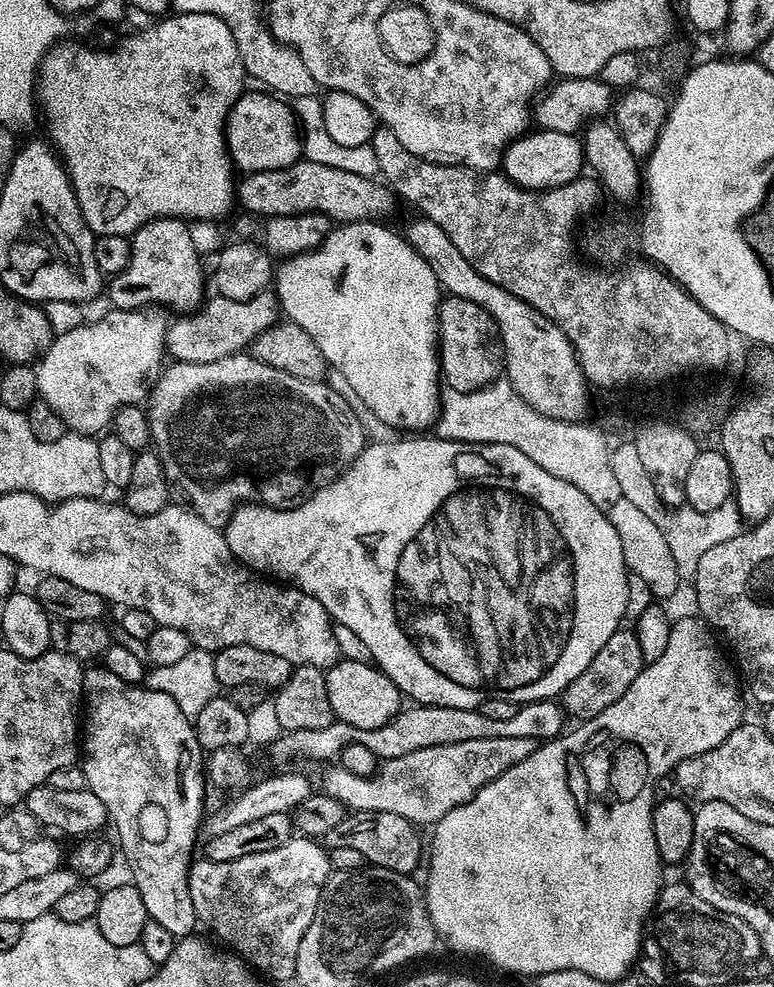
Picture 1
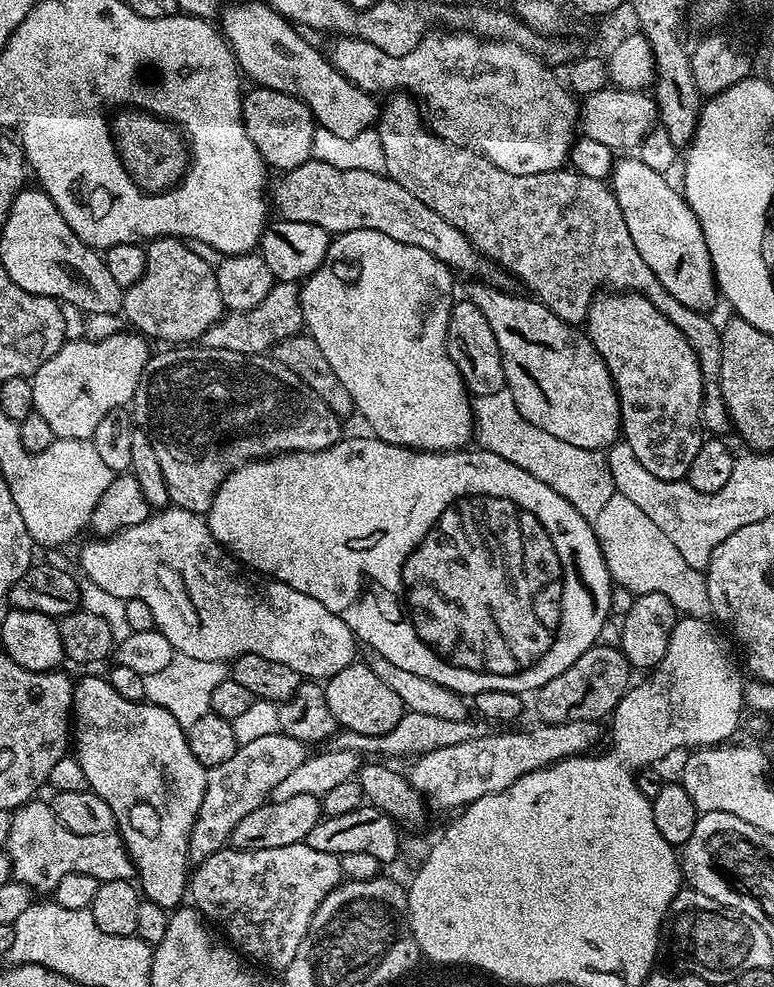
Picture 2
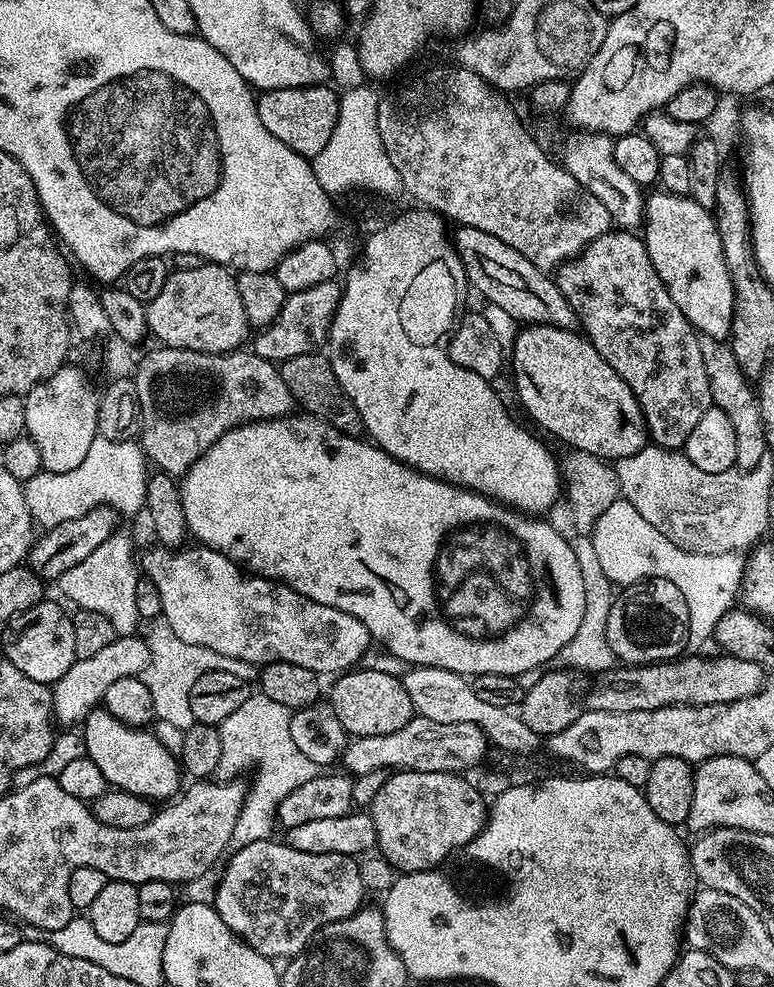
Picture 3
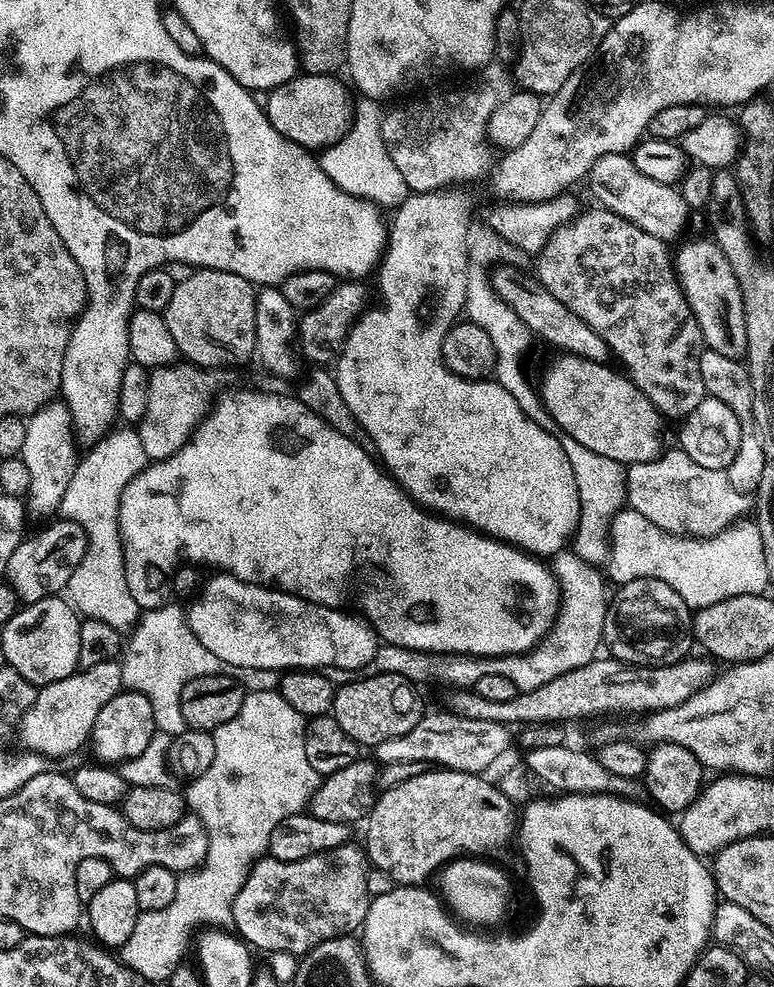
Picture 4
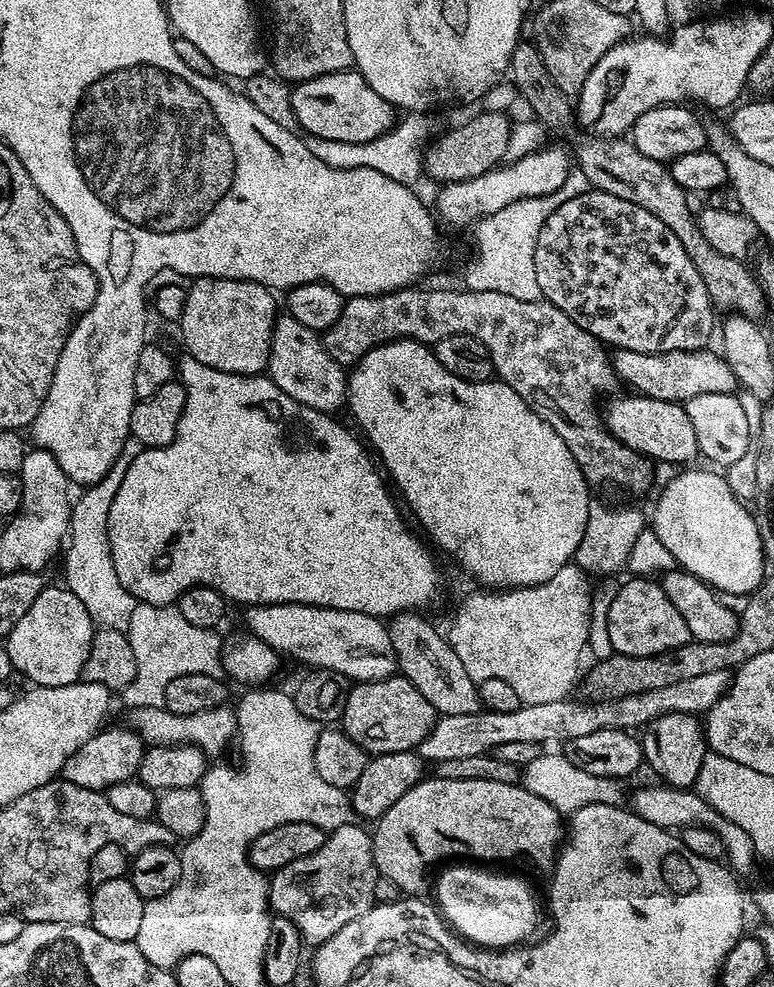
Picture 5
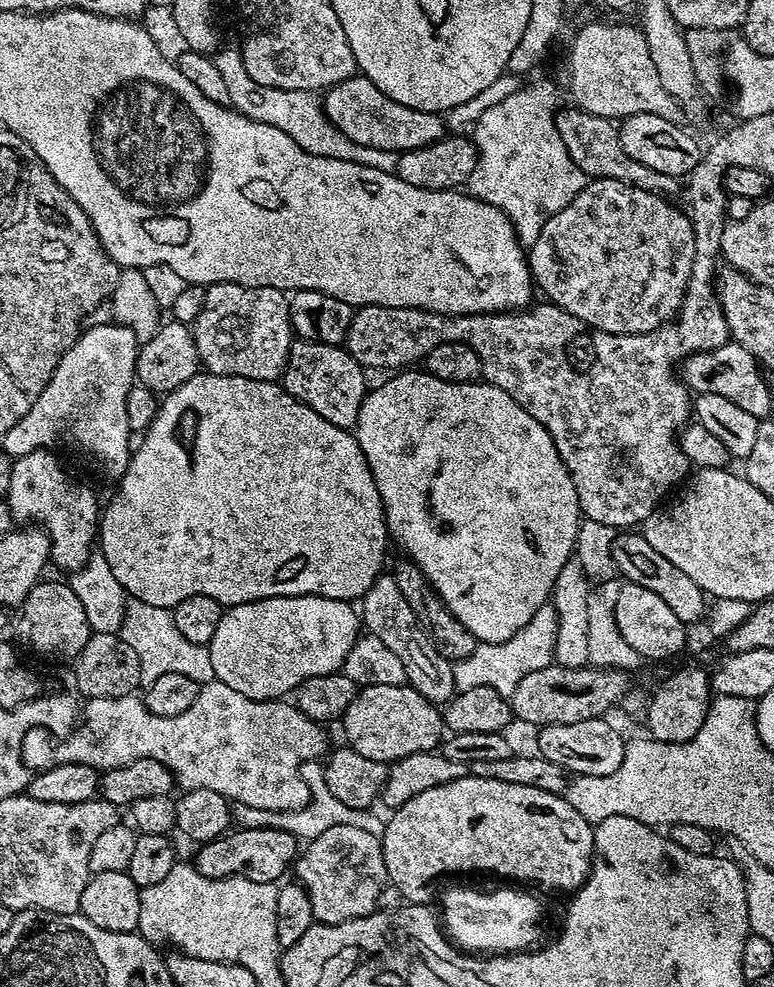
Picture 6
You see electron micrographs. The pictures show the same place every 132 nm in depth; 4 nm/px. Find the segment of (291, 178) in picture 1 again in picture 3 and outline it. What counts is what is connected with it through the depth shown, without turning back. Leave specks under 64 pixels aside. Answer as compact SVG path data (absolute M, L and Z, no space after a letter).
M457 227L454 232L454 247L460 255L464 274L469 285L472 284L485 297L487 303L506 310L521 325L545 324L555 328L575 329L578 321L576 311L566 302L562 290L549 273L543 272L534 262L530 262L518 250L506 246L498 238L486 234L486 230Z

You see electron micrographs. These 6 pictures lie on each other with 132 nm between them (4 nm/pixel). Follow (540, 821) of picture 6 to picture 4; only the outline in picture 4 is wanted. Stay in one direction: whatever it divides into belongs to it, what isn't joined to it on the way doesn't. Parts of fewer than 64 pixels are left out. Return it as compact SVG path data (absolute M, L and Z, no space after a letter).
M433 770L402 782L393 788L385 788L377 795L372 811L366 817L368 833L362 839L371 867L386 870L390 878L400 886L420 886L432 871L444 868L449 861L465 854L484 854L491 848L500 848L518 832L518 808L513 800L495 783L480 774Z

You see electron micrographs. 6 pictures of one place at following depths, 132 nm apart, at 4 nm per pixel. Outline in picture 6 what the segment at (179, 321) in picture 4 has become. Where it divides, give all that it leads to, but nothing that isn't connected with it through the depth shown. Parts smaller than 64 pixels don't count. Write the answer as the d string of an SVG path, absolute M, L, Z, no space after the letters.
M210 284L205 287L206 302L202 314L190 326L198 346L200 363L205 369L223 376L241 376L255 380L279 381L288 364L294 333L288 313L289 297L276 288L251 288L241 284Z

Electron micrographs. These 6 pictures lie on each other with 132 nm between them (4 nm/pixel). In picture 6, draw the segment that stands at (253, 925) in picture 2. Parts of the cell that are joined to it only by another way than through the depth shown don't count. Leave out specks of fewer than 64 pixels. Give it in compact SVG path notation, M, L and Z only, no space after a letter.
M330 826L325 832L317 831L308 844L308 849L299 853L294 865L295 879L303 884L312 906L313 921L321 924L341 924L354 918L362 918L377 911L378 894L382 894L384 885L389 883L384 846L381 837L358 830L358 826Z

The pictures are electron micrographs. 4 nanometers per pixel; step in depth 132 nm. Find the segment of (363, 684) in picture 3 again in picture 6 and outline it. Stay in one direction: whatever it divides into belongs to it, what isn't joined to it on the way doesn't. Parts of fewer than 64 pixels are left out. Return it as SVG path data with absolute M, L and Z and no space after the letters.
M408 684L398 686L366 686L356 693L354 702L346 710L342 718L344 724L344 736L347 747L353 748L362 758L374 758L378 762L391 765L397 760L406 758L410 754L419 752L431 752L439 749L442 737L445 735L444 717L441 709L426 699L418 690L414 690Z

